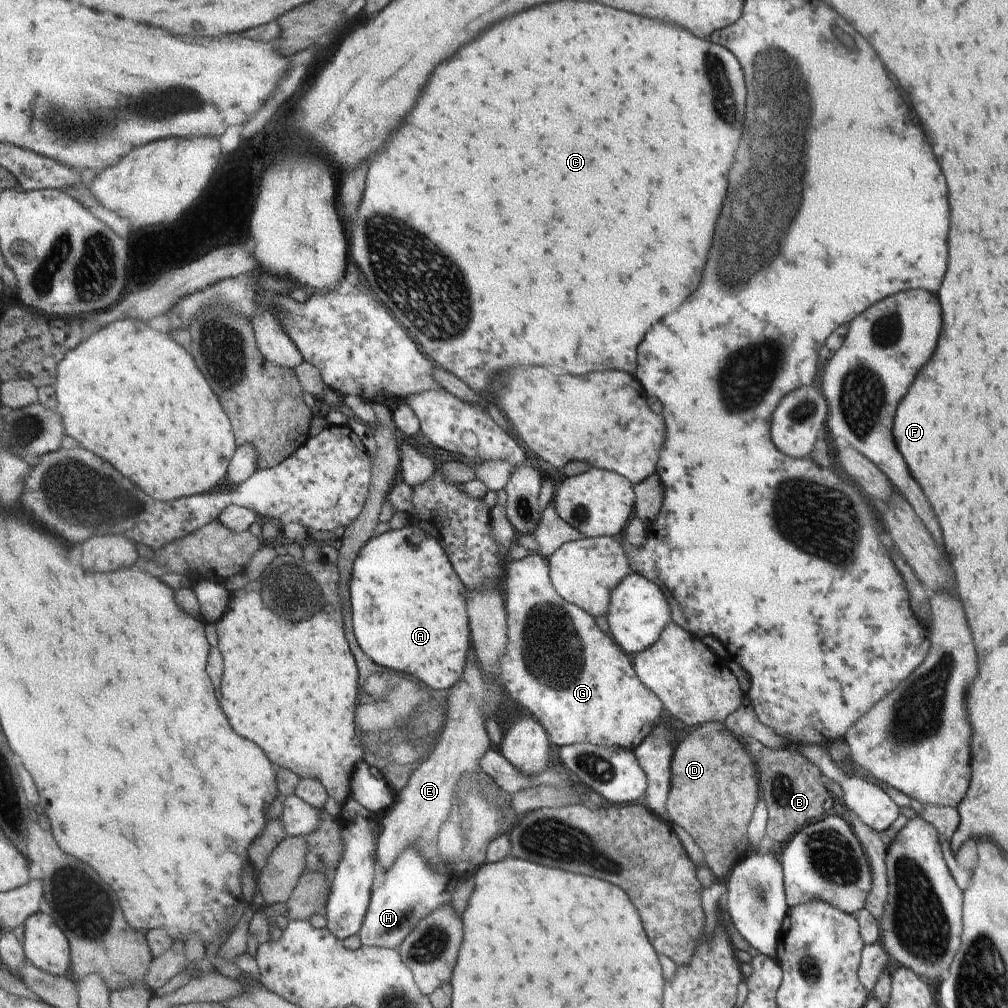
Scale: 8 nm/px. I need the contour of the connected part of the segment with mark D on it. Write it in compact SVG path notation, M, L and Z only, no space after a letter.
M705 723L683 735L672 764L672 787L666 804L672 824L683 826L703 853L707 868L721 881L735 863L745 859L746 826L758 801L752 758L725 730L723 723Z

